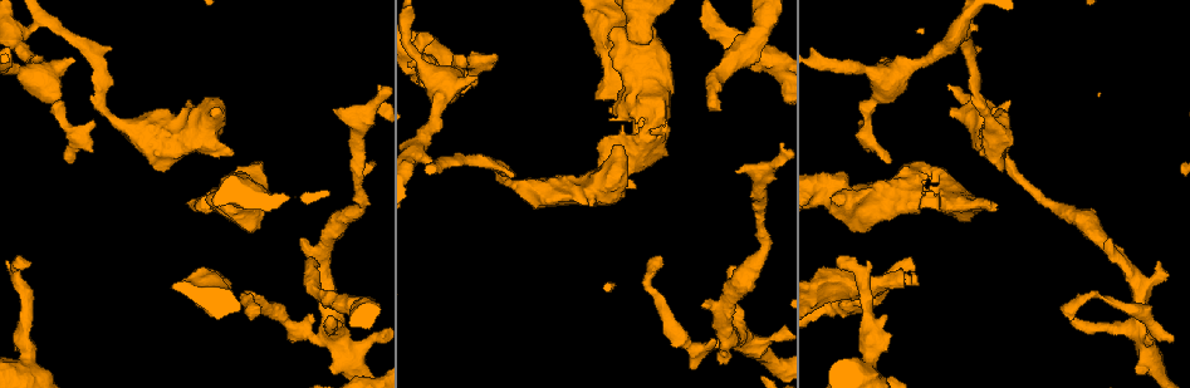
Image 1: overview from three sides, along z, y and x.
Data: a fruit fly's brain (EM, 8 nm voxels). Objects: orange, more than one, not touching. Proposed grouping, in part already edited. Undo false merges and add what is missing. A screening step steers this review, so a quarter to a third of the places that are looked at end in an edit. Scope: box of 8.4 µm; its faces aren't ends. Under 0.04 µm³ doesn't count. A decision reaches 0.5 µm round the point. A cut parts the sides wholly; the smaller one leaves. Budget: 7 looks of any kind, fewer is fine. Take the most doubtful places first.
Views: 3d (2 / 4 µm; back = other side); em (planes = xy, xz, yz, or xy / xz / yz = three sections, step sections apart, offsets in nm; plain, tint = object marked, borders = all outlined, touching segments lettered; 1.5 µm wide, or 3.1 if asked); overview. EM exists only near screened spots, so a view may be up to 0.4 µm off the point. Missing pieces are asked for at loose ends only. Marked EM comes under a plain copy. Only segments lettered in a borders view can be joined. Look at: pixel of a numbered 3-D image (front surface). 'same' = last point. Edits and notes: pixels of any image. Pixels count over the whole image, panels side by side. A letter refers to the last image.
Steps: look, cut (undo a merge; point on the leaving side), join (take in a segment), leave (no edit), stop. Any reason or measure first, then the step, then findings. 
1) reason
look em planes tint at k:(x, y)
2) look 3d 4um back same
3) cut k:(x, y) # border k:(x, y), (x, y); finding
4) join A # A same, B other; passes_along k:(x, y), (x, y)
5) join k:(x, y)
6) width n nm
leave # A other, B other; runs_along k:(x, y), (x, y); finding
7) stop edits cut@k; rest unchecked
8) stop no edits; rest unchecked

free end
look 3d 4um at 1:(912, 270)

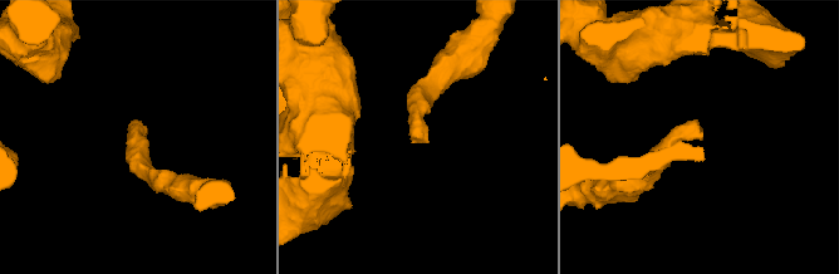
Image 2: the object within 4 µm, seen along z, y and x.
shape alone is not enough
look em planes borders at 2:(410, 139)

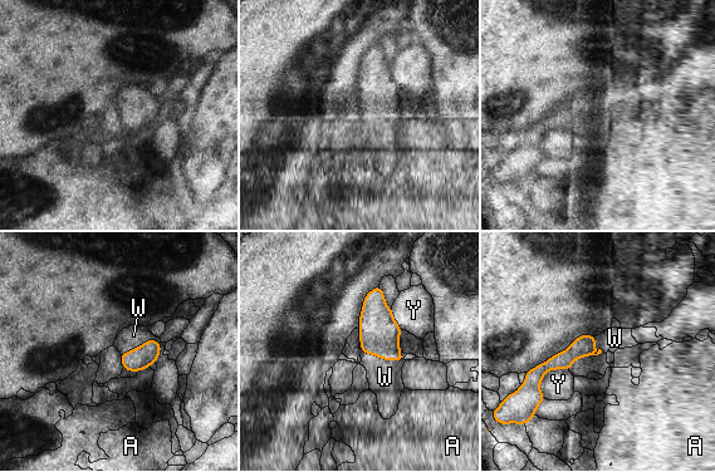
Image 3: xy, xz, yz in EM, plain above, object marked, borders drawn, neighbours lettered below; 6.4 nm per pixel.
longest_contact W 280 nm
join W # A other, W same, Y other; passes_along 3:(378, 332), (382, 358), (385, 377); the neuron continues

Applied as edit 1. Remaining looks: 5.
see it whole again
look overview

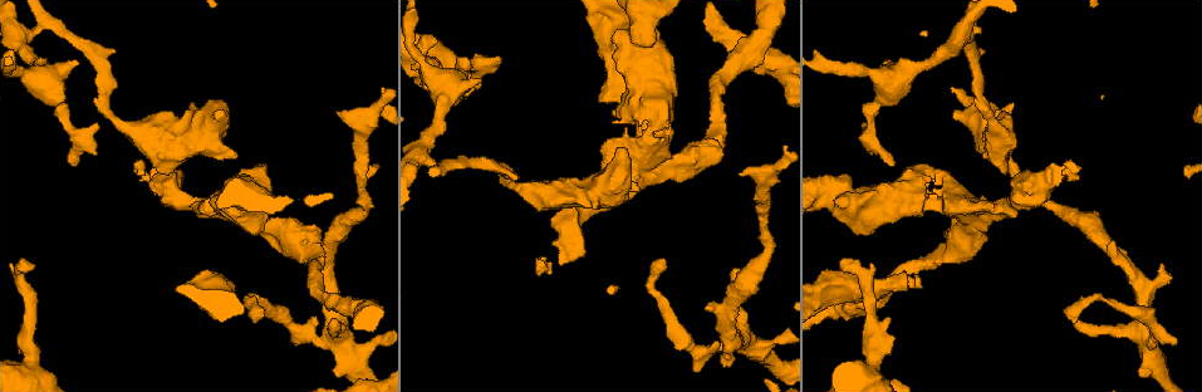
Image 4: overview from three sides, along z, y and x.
free end
look em xz step 4 borders at 4:(917, 278)

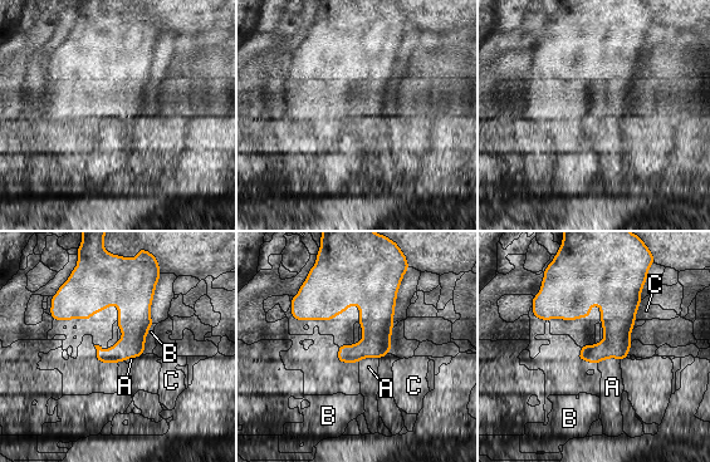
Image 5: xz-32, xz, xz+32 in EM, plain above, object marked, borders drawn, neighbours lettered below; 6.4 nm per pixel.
width 160 nm
join A # A same, B other, C other; passes_along 5:(618, 319), (608, 357), (612, 387); the neuron continues

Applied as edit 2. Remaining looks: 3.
redraw
look overview

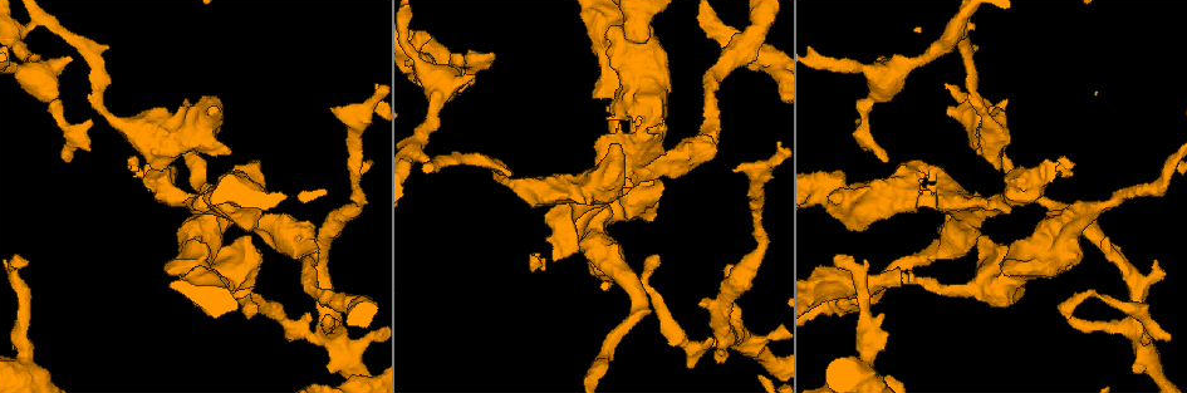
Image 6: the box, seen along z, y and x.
long arm stops here
look em planes borders at 6:(1061, 162)

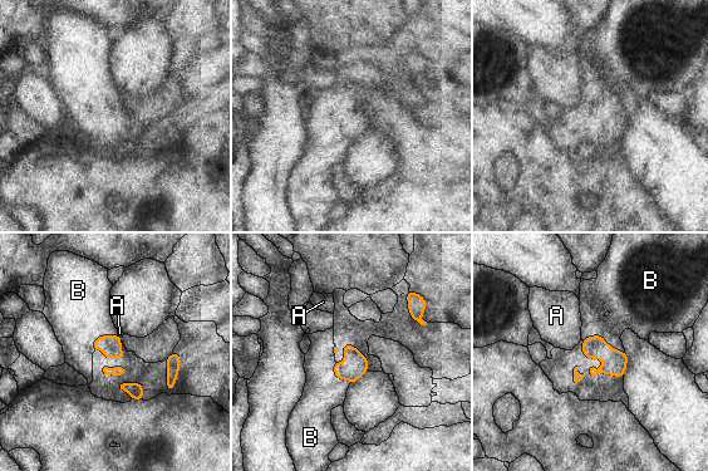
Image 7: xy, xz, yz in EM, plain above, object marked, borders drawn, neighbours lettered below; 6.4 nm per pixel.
width 140 nm
join B # A other, B same; the neuron continues

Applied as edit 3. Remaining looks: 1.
stop edits join@3, join@5, join@7; rest unchecked

